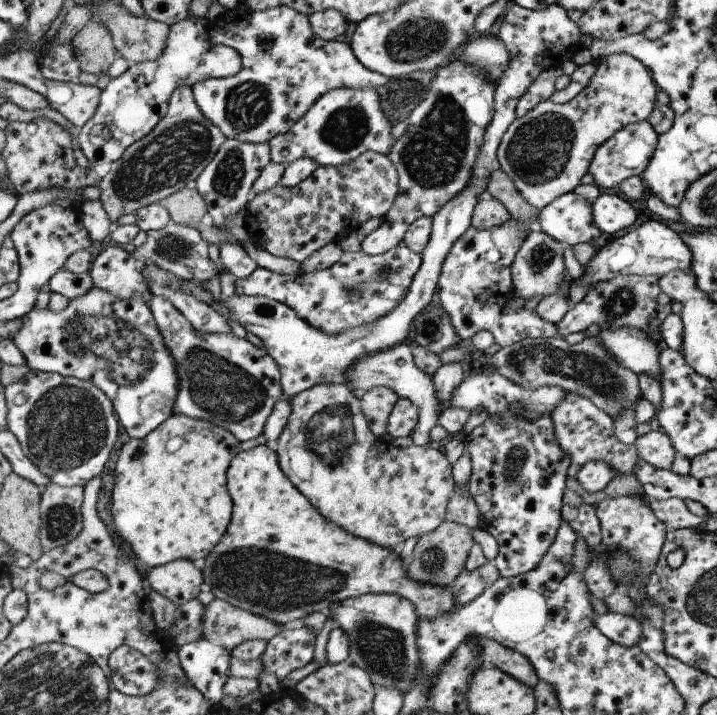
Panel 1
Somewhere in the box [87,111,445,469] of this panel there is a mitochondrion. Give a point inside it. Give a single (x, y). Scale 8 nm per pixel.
(175, 153)

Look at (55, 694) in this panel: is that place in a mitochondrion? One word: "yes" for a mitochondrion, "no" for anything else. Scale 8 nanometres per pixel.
yes

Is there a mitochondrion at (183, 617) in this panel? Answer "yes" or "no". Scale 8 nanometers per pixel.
no

